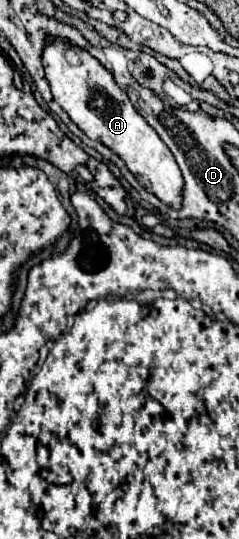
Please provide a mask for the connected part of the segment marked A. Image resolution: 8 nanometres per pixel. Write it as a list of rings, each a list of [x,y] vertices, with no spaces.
[[[56,40],[56,42],[48,42],[44,54],[42,54],[42,62],[44,62],[44,70],[46,70],[46,80],[52,88],[52,94],[56,98],[56,102],[66,110],[66,114],[70,116],[70,120],[90,138],[96,142],[102,142],[104,146],[108,146],[114,154],[120,156],[120,160],[126,164],[126,168],[136,176],[138,182],[144,182],[144,188],[148,188],[148,192],[152,192],[156,198],[160,198],[166,206],[180,210],[182,206],[182,194],[184,194],[184,178],[182,172],[170,152],[170,148],[162,142],[162,138],[156,134],[156,130],[136,112],[136,108],[130,104],[130,98],[126,96],[124,90],[120,90],[112,78],[112,74],[96,60],[92,58],[88,52],[70,46],[68,42]]]

